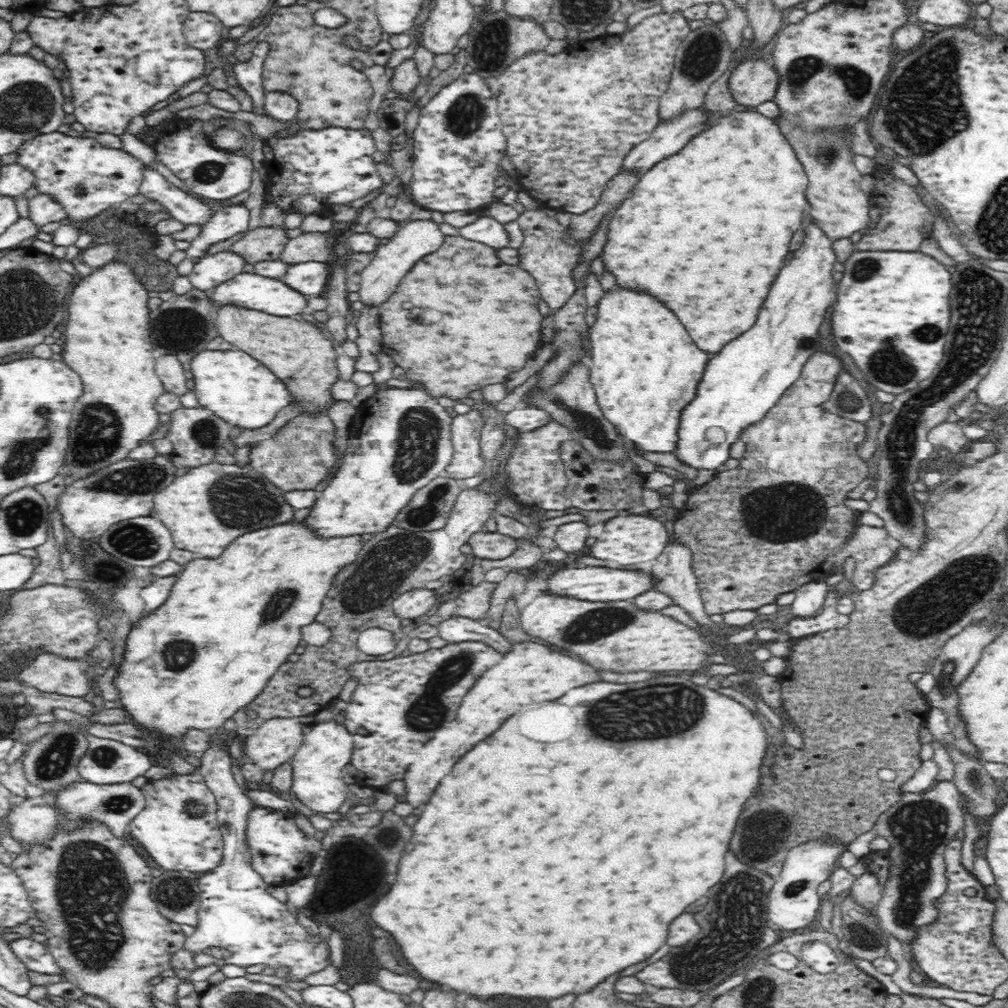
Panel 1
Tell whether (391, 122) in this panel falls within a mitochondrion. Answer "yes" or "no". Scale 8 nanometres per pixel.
no

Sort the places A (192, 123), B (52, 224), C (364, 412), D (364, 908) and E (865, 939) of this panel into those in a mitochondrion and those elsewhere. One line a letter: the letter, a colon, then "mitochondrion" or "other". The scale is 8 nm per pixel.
A: other
B: other
C: other
D: other
E: mitochondrion

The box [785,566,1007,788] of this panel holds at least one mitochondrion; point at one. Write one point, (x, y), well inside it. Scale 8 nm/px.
(949, 666)

